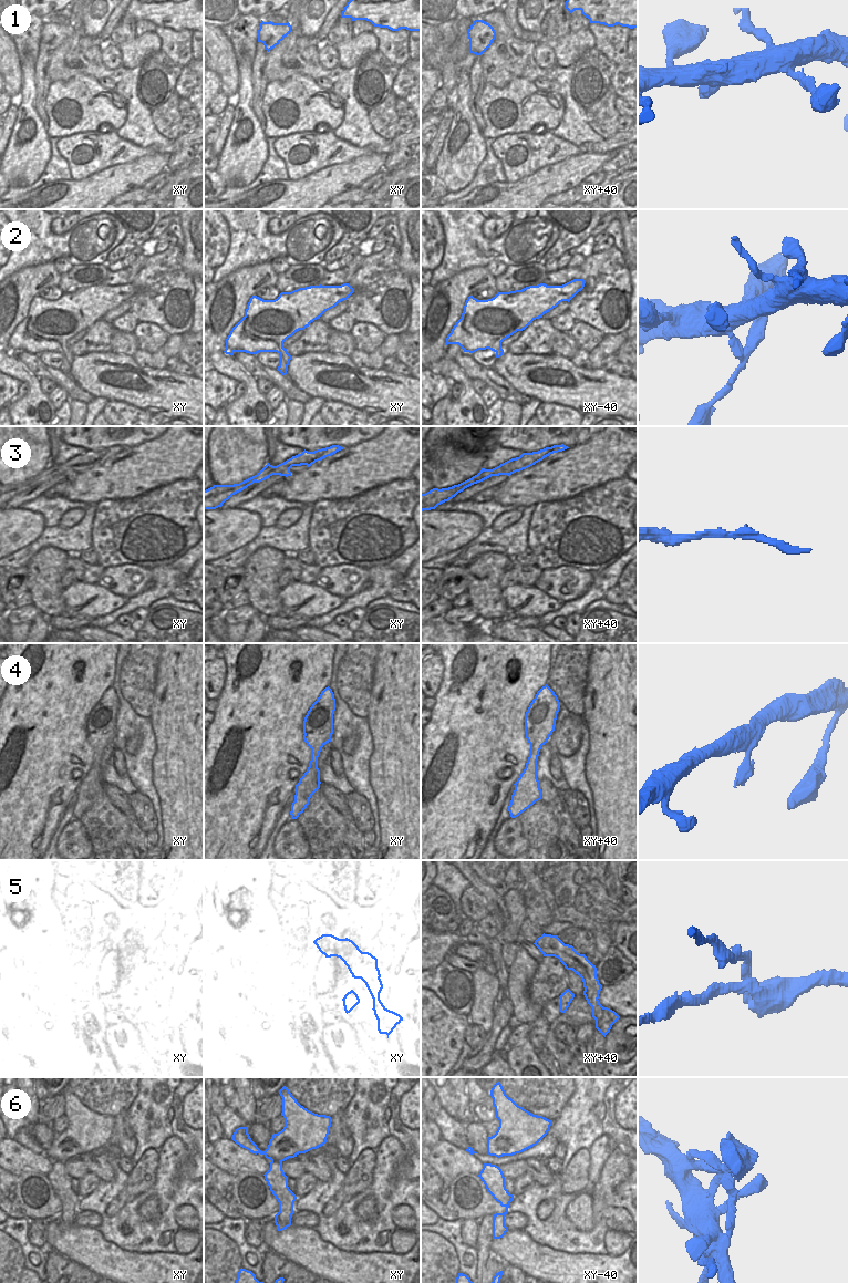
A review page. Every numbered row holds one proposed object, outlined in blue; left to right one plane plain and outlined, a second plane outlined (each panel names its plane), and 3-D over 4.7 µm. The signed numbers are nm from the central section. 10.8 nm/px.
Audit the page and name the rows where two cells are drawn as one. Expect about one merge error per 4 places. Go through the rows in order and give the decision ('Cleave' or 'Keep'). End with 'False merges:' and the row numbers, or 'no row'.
1: Keep
2: Cleave
3: Keep
4: Keep
5: Cleave
6: Keep
False merges: 2, 5.

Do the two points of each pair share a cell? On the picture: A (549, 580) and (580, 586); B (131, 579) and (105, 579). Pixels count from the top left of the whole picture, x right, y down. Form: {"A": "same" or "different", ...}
{"A": "same", "B": "same"}

